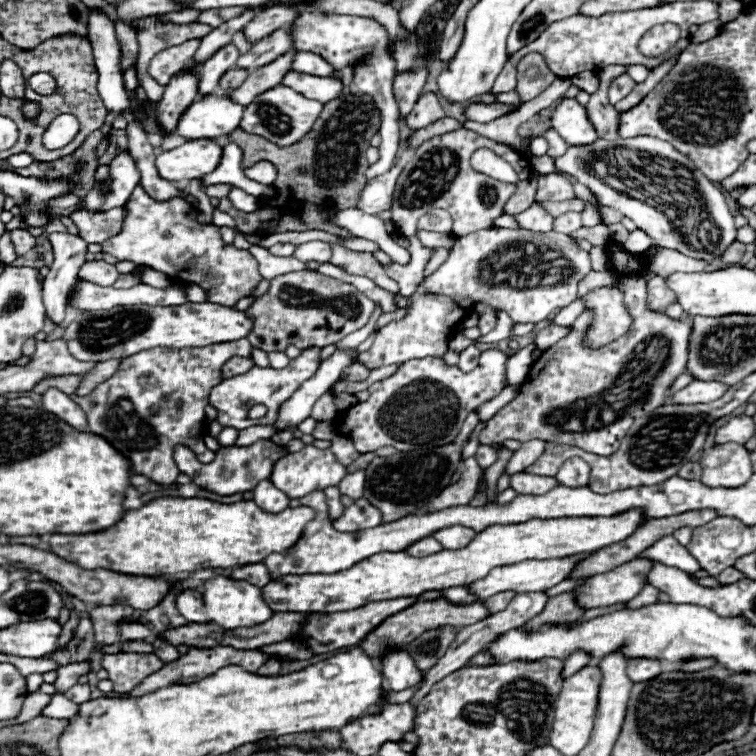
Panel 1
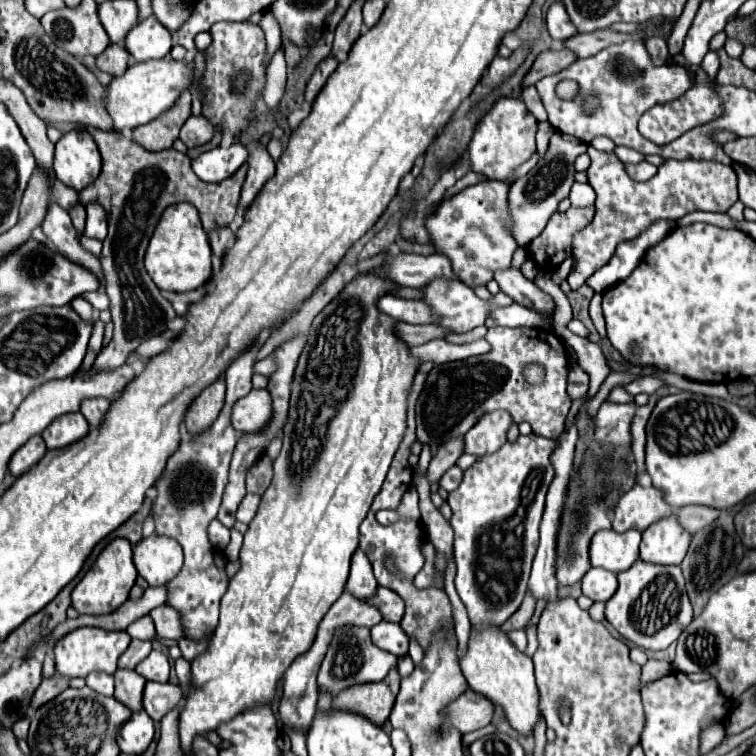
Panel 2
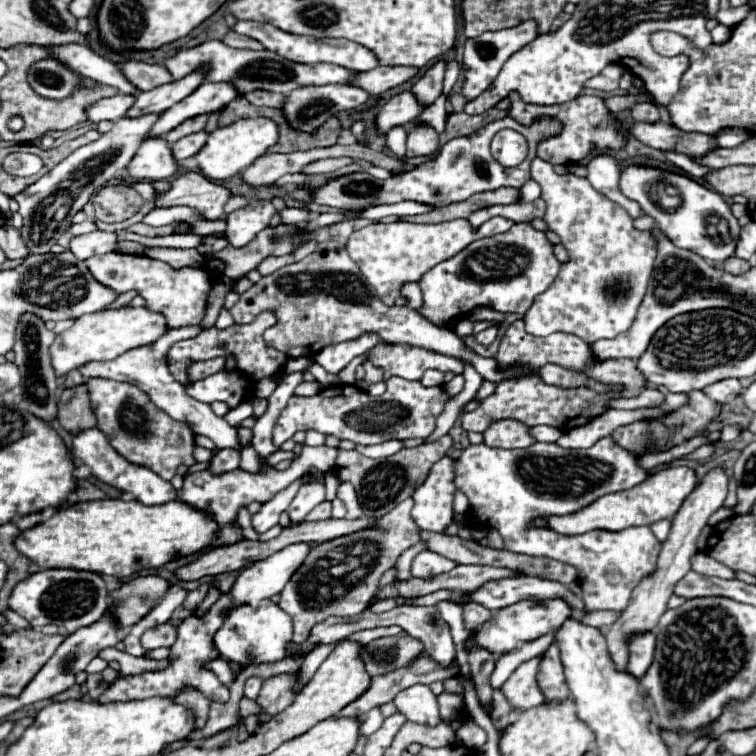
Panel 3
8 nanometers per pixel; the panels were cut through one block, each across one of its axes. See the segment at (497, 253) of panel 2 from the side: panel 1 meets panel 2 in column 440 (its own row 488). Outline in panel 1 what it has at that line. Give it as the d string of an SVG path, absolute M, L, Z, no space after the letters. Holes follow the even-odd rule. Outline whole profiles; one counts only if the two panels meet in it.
M261 439L250 446L244 446L244 448L238 448L238 446L220 448L220 450L216 450L216 460L210 464L198 462L196 454L188 446L176 446L176 450L174 450L174 462L178 464L180 472L188 474L196 486L200 486L208 492L220 494L220 496L232 496L238 492L254 490L258 482L270 478L274 462L282 456L286 456L286 450L270 439Z

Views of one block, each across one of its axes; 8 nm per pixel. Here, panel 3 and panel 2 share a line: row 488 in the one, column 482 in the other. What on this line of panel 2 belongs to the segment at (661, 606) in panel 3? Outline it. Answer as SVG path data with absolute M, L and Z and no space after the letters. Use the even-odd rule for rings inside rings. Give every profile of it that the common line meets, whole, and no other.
M468 688L460 698L448 704L446 726L454 726L462 734L466 734L490 724L492 714L494 714L494 704L488 698L484 698L484 694Z

